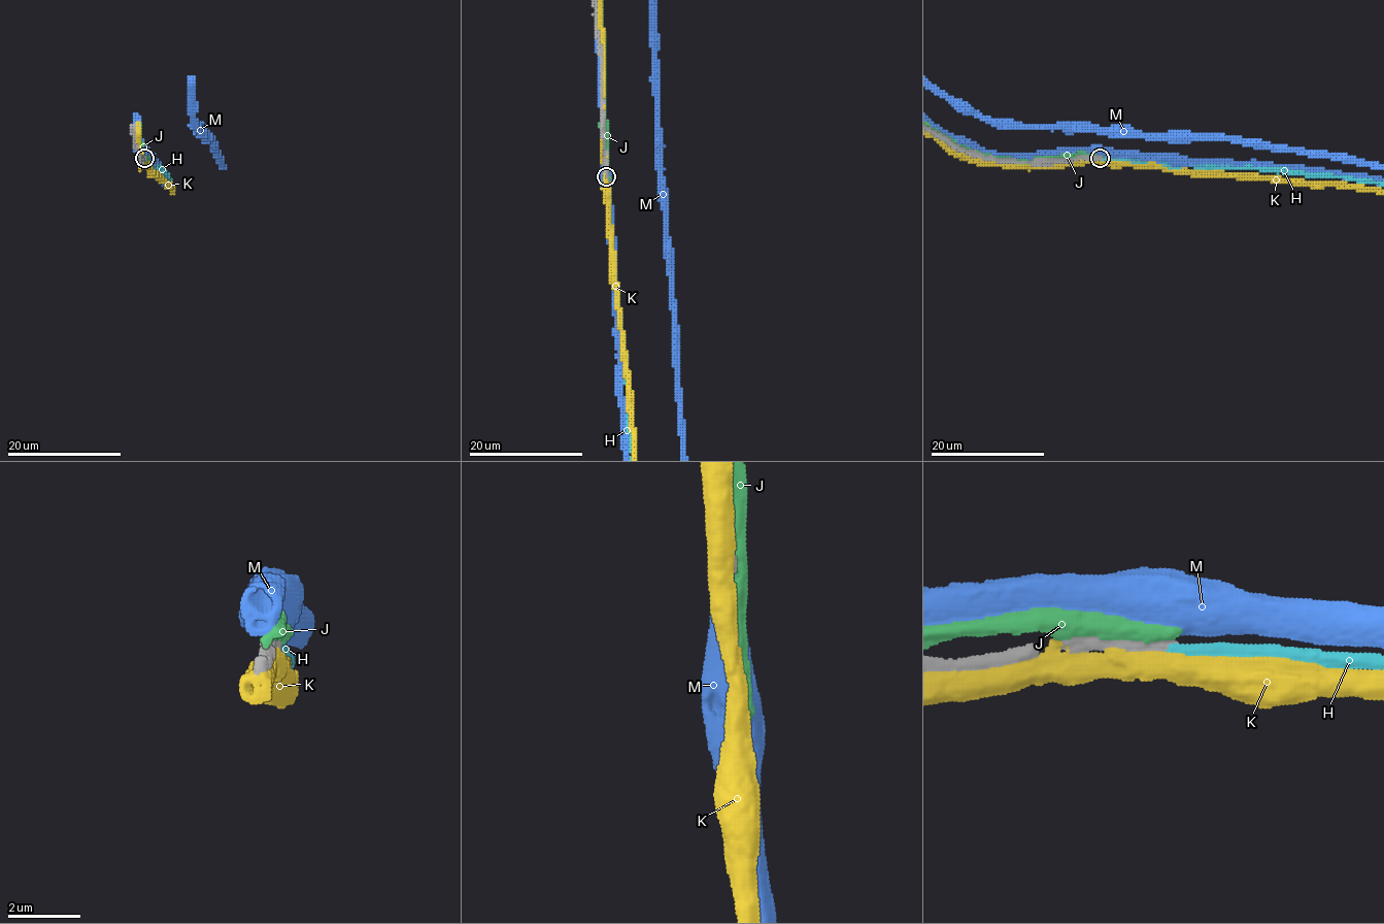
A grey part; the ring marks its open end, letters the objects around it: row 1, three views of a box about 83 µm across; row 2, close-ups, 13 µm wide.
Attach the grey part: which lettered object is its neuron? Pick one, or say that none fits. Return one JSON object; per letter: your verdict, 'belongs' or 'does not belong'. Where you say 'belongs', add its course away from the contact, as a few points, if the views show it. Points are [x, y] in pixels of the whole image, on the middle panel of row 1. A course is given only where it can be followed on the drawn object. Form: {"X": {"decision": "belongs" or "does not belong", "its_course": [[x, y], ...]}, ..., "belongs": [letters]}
{"H": {"decision": "belongs"}, "J": {"decision": "does not belong"}, "K": {"decision": "does not belong"}, "M": {"decision": "does not belong"}, "belongs": ["H"]}

